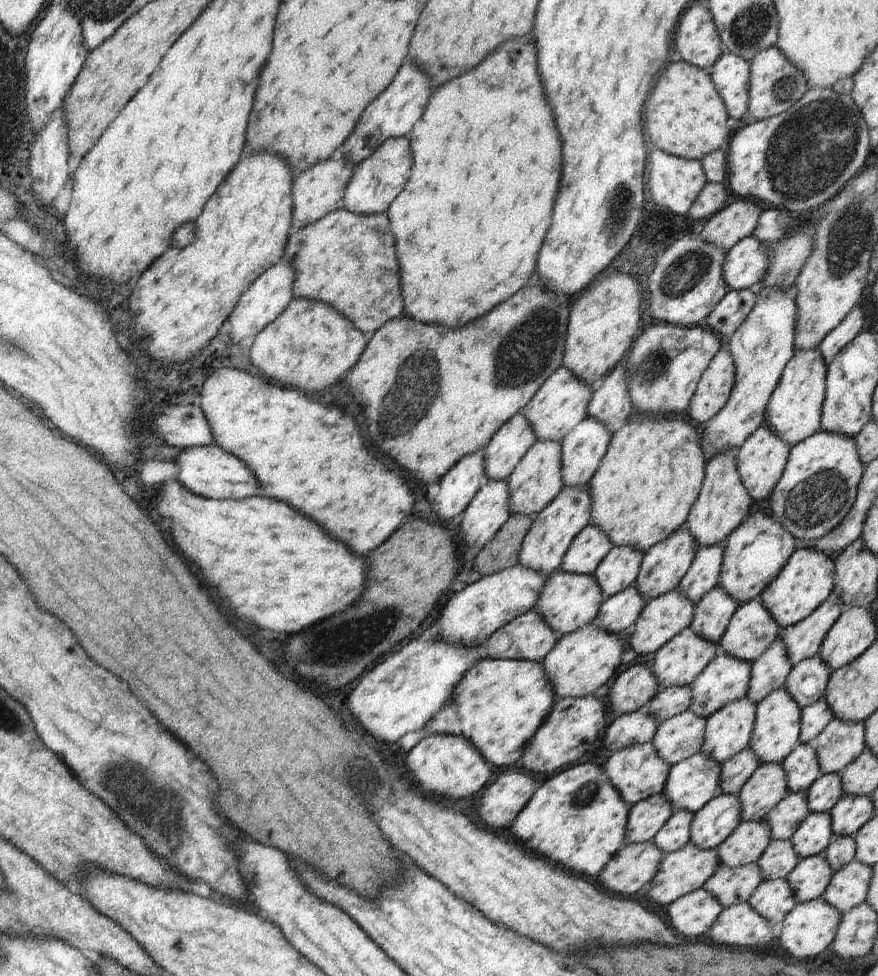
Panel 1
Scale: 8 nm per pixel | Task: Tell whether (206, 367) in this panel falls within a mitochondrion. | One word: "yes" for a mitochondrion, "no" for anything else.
no

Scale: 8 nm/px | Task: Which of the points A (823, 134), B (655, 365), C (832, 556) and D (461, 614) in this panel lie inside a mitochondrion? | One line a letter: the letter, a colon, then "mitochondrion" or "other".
A: mitochondrion
B: mitochondrion
C: other
D: other

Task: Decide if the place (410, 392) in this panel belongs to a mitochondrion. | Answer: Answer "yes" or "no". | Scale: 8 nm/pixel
yes

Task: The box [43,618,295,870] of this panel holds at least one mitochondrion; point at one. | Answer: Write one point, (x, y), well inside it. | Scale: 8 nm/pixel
(155, 809)

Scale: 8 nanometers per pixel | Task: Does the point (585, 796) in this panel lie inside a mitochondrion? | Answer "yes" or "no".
yes

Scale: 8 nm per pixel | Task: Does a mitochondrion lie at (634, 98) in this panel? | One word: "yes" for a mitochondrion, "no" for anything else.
no

